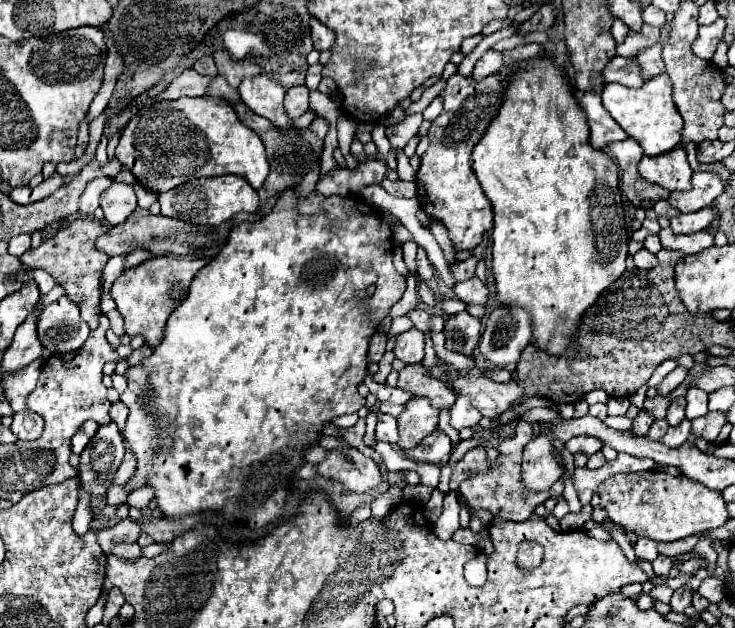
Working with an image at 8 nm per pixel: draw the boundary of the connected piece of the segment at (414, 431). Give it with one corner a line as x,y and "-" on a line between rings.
412,398
406,410
398,416
400,448
412,448
422,438
432,434
438,426
440,410
430,404
428,398

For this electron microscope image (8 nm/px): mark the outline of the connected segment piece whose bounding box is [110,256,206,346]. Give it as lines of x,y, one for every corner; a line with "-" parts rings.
152,256
146,262
124,270
110,288
110,296
116,302
118,312
124,318
124,330
130,336
142,334
146,344
156,346
164,338
164,328
172,310
186,298
188,286
196,272
204,266
204,260
188,260
176,256

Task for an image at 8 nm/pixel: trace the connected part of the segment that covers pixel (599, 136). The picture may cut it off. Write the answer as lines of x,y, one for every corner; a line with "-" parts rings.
584,92
580,98
580,106
586,112
586,120
590,126
590,146
592,148
604,148
608,142
628,138
624,130
616,124
616,120
612,120
610,114
604,110
598,92

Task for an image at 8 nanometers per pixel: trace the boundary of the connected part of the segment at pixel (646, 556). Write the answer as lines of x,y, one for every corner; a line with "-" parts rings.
638,538
634,550
636,550
636,558
638,558
638,560
648,560
648,562
652,562
652,560
658,556
658,552
656,552
656,542
652,542
650,538

